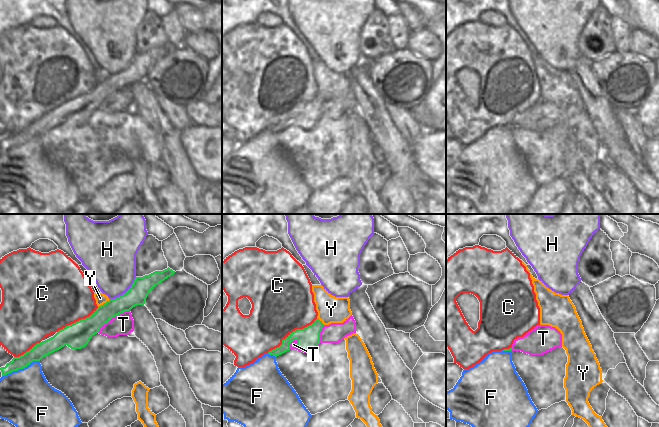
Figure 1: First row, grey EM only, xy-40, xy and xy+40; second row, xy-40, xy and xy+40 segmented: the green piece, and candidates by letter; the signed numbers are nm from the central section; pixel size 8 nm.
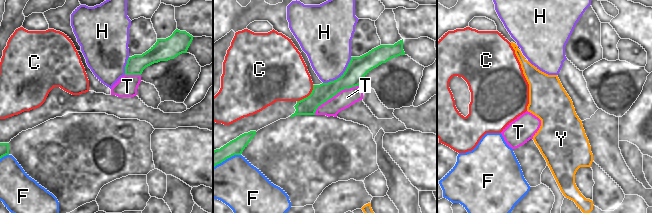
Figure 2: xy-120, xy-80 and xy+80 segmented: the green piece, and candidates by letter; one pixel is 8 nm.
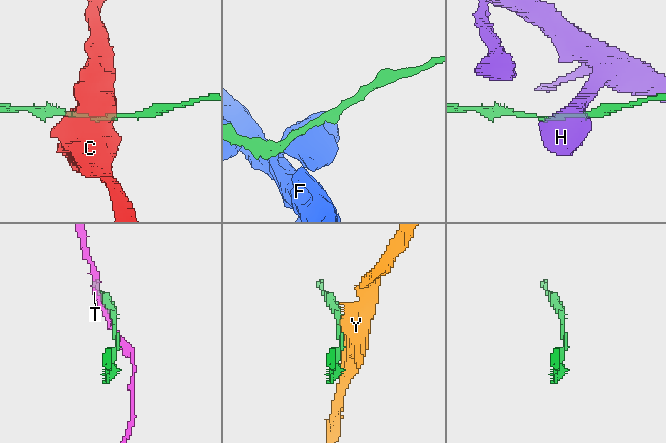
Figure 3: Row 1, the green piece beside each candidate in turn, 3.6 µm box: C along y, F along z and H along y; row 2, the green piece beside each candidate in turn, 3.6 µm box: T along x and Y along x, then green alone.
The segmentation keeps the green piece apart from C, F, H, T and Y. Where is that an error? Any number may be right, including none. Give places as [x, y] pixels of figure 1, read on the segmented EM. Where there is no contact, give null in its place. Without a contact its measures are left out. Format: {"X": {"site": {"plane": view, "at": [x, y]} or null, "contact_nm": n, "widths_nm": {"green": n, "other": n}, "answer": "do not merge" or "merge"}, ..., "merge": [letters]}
{"C": {"site": {"plane": "xy", "at": [290, 333]}, "contact_nm": 480, "widths_nm": {"green": 190, "other": 480}, "answer": "do not merge"}, "F": {"site": {"plane": "xy-40", "at": [20, 368]}, "contact_nm": 340, "widths_nm": {"green": 120, "other": 440}, "answer": "do not merge"}, "H": {"site": {"plane": "xy-40", "at": [124, 293]}, "contact_nm": 280, "widths_nm": {"green": 160, "other": 360}, "answer": "do not merge"}, "T": {"site": {"plane": "xy-40", "at": [112, 317]}, "contact_nm": 320, "widths_nm": {"green": 170, "other": 170}, "answer": "do not merge"}, "Y": {"site": {"plane": "xy-40", "at": [104, 303]}, "contact_nm": 120, "widths_nm": {"green": 160, "other": 90}, "answer": "do not merge"}, "merge": []}

